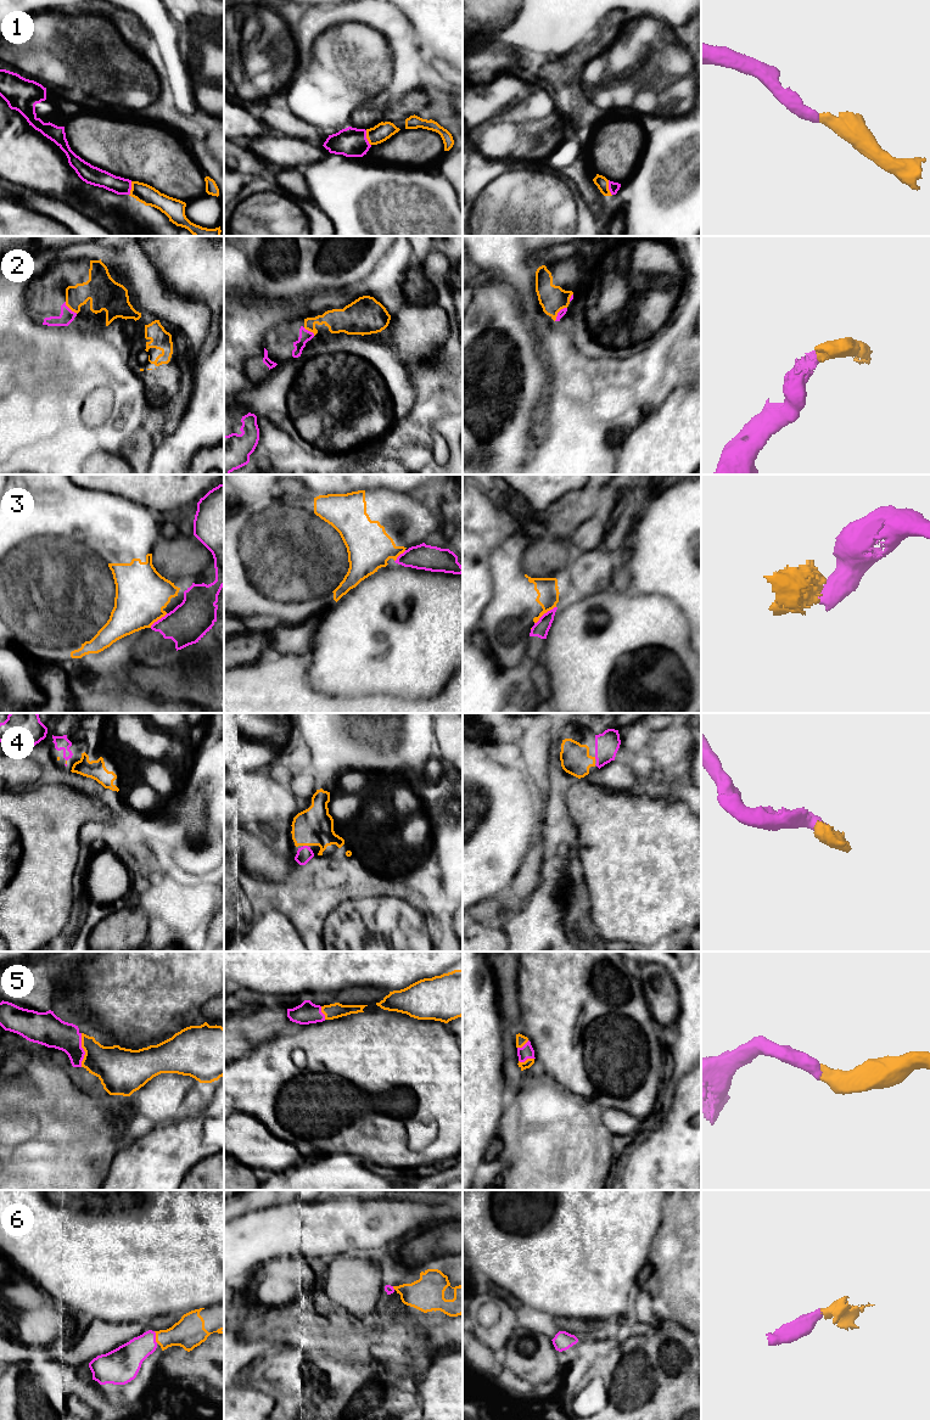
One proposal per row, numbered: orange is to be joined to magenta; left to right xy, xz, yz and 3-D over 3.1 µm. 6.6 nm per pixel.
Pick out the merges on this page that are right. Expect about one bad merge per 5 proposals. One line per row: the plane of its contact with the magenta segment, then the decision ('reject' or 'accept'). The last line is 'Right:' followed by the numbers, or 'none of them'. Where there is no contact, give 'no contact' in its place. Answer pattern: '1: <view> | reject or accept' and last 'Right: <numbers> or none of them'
1: xz | accept
2: xy | accept
3: yz | reject
4: xz | accept
5: xy | accept
6: xy | accept
Right: 1, 2, 4, 5, 6

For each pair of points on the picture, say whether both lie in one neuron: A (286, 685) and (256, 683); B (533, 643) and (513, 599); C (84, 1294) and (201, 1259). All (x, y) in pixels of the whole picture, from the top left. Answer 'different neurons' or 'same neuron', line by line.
A: same neuron
B: different neurons
C: same neuron

